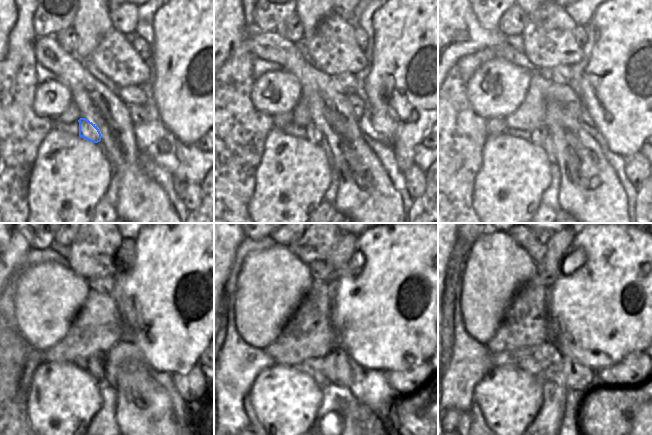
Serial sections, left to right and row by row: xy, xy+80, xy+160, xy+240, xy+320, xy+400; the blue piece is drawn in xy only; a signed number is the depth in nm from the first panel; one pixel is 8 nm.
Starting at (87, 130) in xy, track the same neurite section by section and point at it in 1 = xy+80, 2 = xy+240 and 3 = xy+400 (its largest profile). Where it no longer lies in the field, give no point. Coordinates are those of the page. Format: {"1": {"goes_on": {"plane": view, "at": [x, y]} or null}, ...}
{"1": {"goes_on": {"plane": "xy+80", "at": [314, 134]}}, "2": {"goes_on": {"plane": "xy+240", "at": [95, 365]}}, "3": {"goes_on": {"plane": "xy+400", "at": [577, 377]}}}

